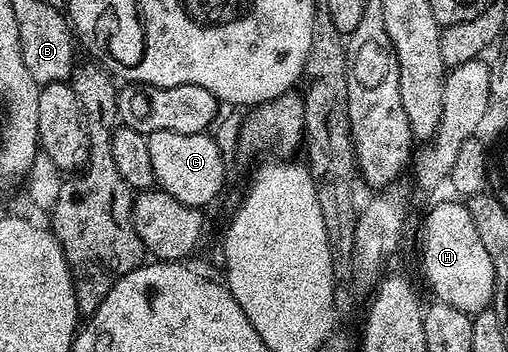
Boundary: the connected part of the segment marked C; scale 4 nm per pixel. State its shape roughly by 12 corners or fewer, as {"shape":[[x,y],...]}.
{"shape":[[209,133],[147,138],[154,184],[208,208],[225,187]]}

